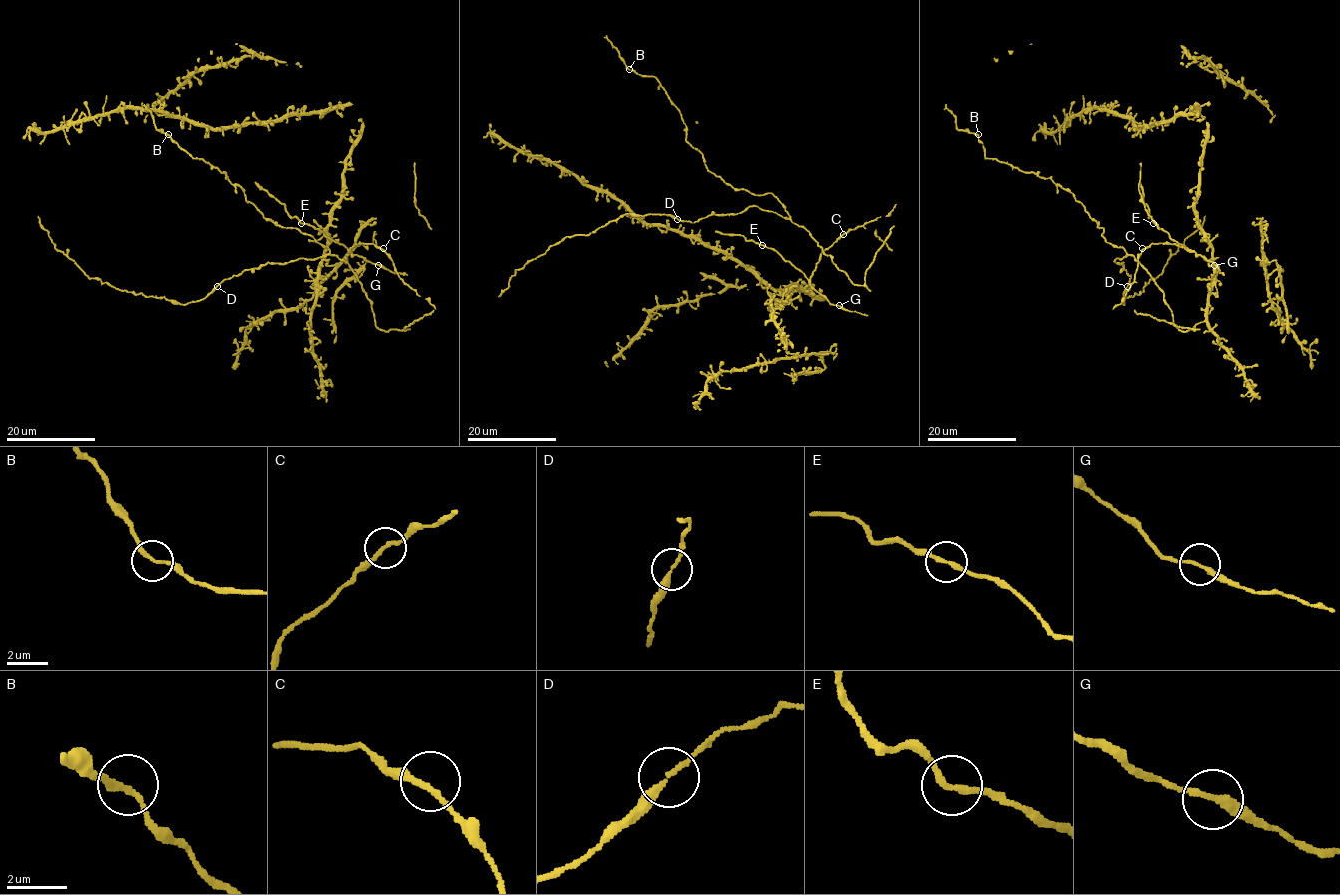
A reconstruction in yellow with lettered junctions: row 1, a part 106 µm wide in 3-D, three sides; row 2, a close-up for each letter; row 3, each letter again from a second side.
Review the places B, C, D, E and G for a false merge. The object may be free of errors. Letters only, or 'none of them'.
none of them

